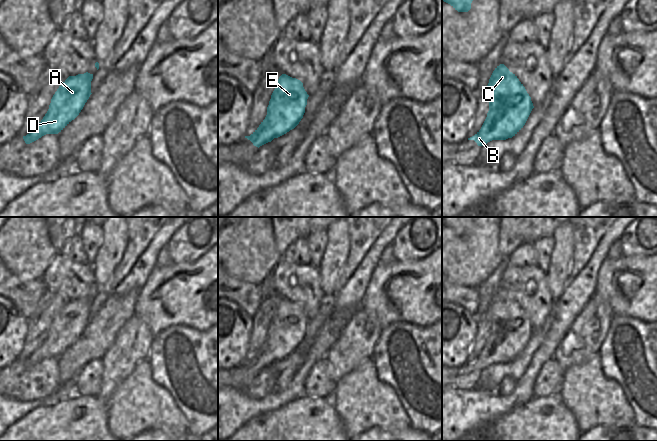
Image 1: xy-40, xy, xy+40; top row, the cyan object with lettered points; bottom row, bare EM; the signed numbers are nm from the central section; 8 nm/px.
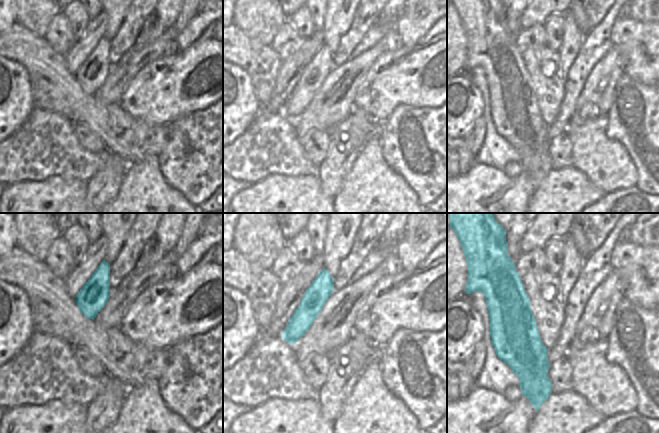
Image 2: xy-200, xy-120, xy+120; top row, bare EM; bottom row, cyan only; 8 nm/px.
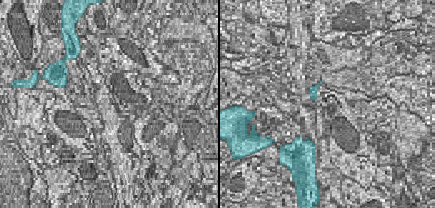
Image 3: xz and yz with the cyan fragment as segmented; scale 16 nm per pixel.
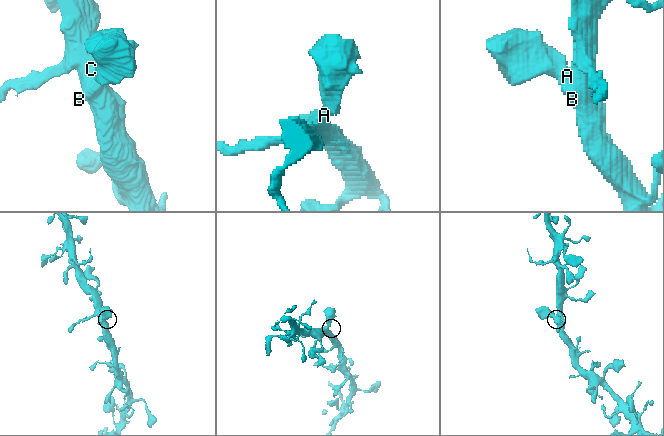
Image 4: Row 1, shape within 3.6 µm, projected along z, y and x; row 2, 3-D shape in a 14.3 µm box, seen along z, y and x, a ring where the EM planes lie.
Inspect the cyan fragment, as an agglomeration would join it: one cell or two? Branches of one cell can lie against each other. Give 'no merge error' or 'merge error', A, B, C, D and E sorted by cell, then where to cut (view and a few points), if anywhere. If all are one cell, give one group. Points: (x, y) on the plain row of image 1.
no merge error; A B C D E; no cut

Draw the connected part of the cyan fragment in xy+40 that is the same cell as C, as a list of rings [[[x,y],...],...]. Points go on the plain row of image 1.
[[[504,288],[495,292],[486,313],[489,321],[487,341],[481,353],[468,362],[478,370],[515,360],[534,332],[523,308]]]

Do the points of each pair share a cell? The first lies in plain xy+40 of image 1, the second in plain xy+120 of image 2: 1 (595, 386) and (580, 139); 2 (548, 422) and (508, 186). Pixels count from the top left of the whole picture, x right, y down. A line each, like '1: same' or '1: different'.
1: same
2: different

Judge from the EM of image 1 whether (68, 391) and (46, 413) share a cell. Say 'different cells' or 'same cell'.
different cells

